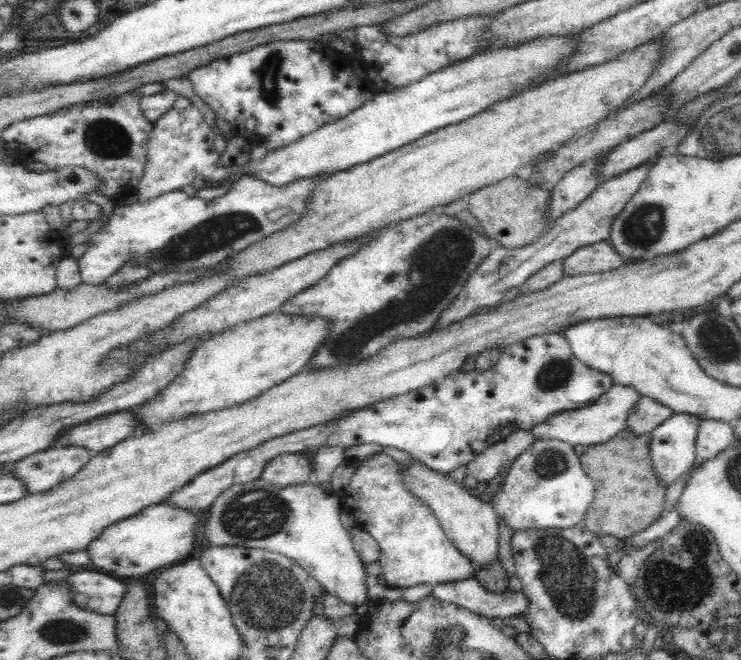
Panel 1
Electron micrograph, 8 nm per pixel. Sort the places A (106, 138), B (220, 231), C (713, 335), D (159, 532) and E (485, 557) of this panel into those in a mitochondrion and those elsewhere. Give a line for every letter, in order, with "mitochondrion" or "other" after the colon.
A: mitochondrion
B: mitochondrion
C: mitochondrion
D: other
E: other

